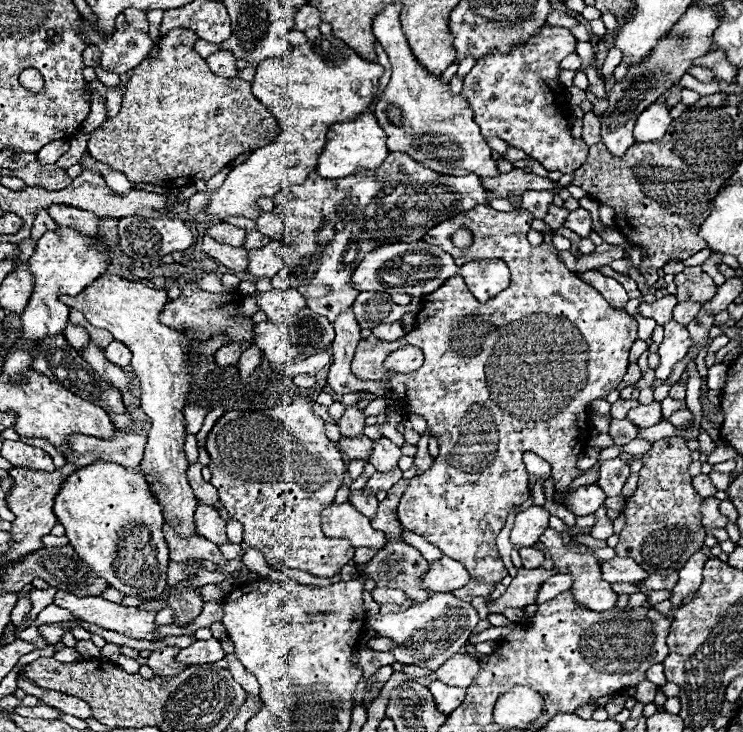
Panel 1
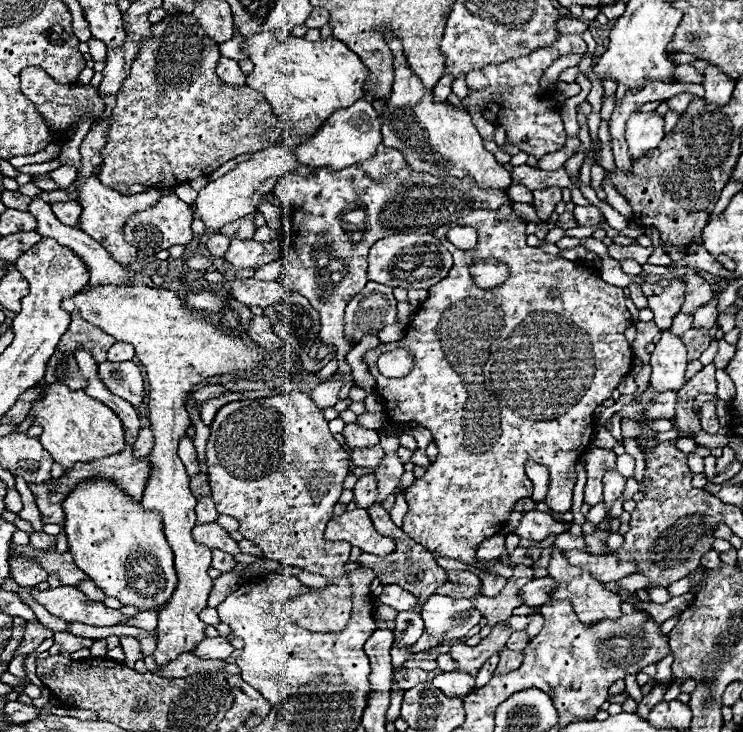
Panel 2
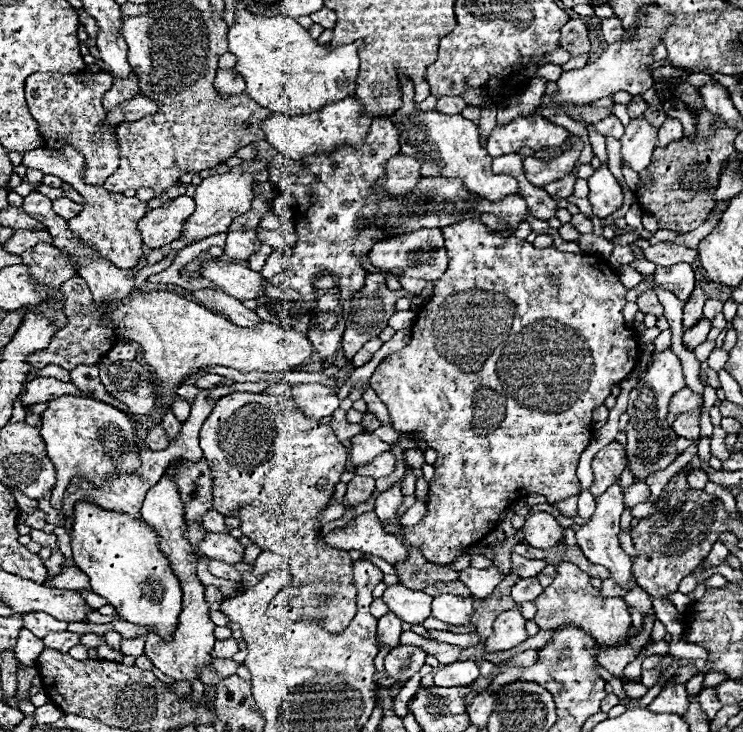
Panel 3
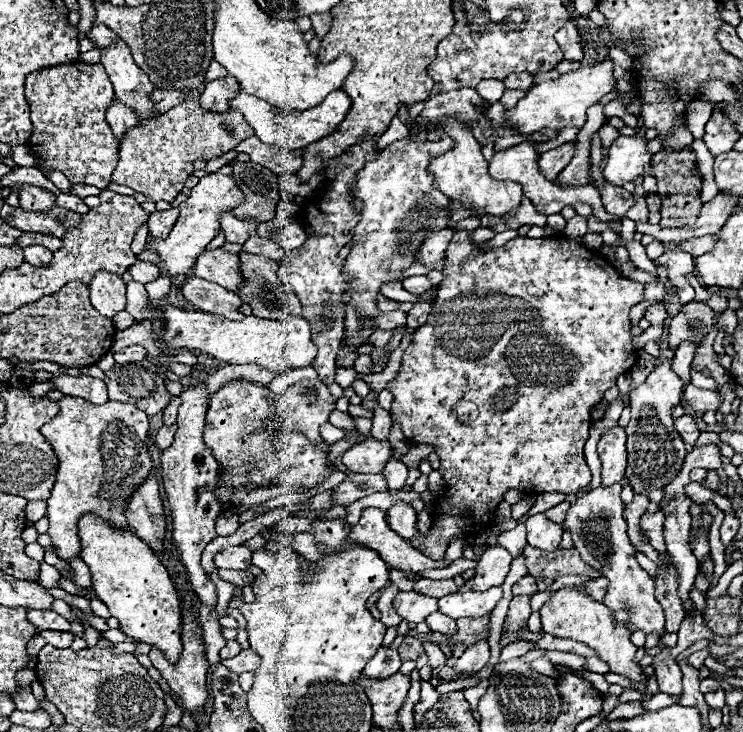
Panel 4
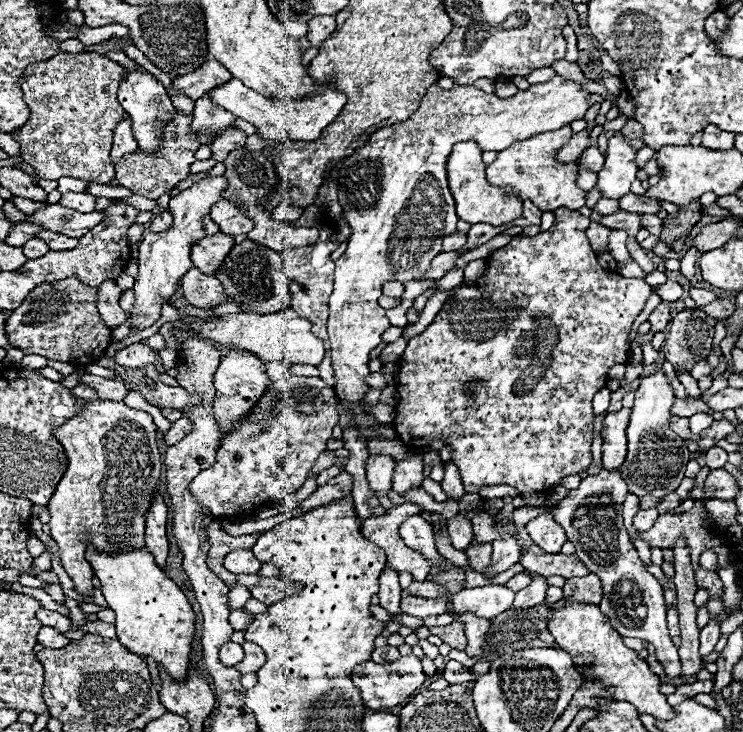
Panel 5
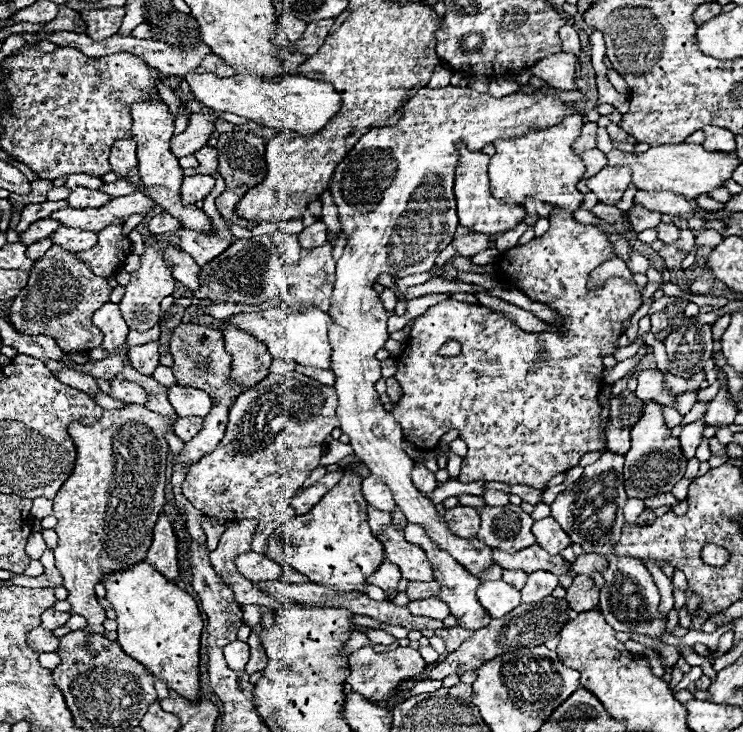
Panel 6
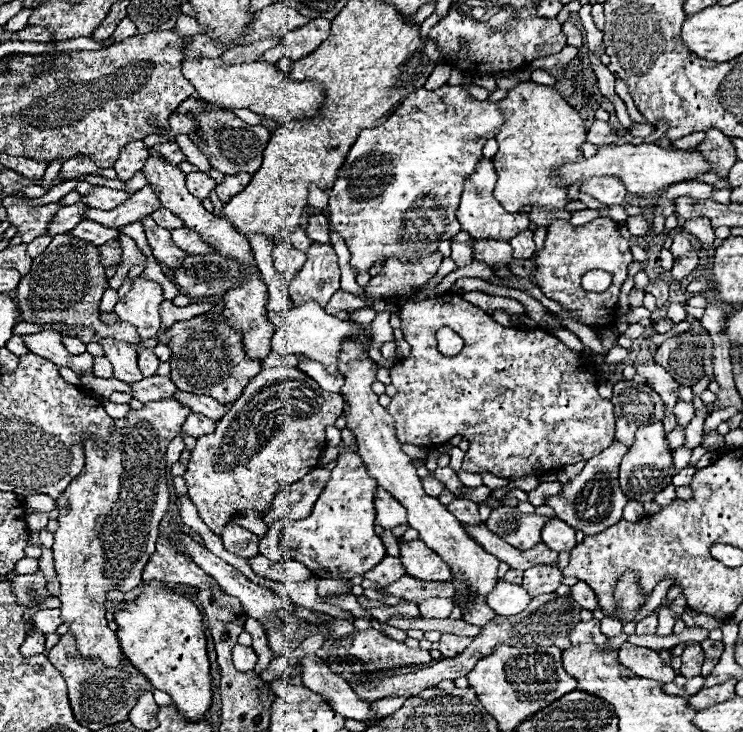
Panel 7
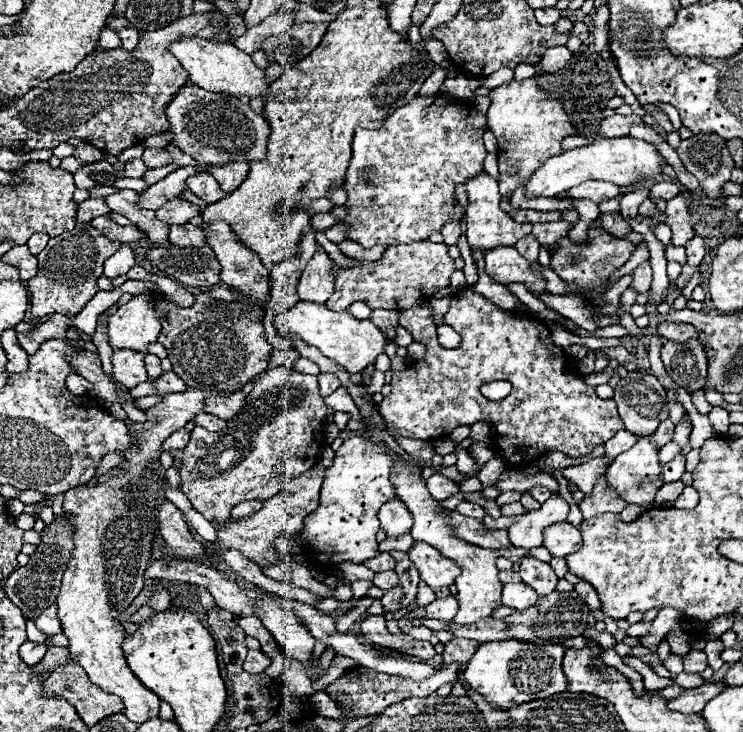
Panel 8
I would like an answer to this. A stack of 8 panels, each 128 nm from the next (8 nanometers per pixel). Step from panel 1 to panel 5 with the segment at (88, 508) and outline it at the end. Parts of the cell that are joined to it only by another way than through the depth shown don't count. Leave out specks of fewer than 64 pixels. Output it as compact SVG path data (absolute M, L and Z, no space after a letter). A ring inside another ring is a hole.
M88 546L86 560L92 564L92 570L102 584L100 590L106 602L116 612L118 640L124 648L138 656L154 658L174 680L184 680L194 638L194 612L184 592L166 576L166 572L154 562L154 556L144 548L106 554Z

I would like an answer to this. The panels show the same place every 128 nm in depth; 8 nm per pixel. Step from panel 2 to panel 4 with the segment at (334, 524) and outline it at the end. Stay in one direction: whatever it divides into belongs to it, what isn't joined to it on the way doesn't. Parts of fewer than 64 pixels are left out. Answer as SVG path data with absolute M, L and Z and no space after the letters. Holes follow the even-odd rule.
M366 508L362 512L362 518L356 526L350 528L348 542L352 544L362 544L374 552L380 554L380 558L390 566L398 570L410 570L410 572L420 572L420 570L430 570L430 568L446 568L452 562L442 560L436 562L420 552L416 552L406 540L396 536L386 524L386 514L378 508Z

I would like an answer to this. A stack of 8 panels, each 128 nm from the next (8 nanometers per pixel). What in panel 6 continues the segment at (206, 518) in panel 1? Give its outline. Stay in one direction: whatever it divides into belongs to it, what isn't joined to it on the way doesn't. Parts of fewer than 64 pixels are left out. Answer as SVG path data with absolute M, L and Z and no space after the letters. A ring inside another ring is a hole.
M256 552L238 554L236 568L242 576L246 576L252 582L276 580L276 578L280 578L280 572L282 572L274 560L268 560L264 554L256 554Z

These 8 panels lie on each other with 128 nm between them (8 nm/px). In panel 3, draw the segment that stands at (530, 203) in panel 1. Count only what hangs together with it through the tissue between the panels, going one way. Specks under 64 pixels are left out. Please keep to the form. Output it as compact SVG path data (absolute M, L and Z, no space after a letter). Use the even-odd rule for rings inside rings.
M566 176L564 180L558 180L558 182L550 182L544 186L544 190L554 198L554 200L562 200L562 198L568 198L572 196L572 190L574 190L574 182L576 182L576 176Z

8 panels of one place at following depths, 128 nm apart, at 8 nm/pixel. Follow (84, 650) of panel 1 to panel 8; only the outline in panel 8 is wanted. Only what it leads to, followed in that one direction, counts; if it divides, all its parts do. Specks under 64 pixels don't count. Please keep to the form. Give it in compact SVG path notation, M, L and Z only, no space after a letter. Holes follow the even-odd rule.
M24 642L20 646L20 658L32 666L44 658L44 652L46 652L46 644L42 642Z

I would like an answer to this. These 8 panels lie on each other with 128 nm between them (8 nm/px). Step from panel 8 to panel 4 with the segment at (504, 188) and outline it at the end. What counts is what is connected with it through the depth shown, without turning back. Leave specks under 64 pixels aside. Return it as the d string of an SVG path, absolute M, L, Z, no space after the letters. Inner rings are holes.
M524 142L524 144L518 144L518 146L512 146L512 148L506 148L506 150L500 150L494 154L494 158L490 160L490 174L496 178L496 180L516 180L524 186L524 196L530 198L530 202L534 204L536 212L544 214L544 216L550 216L550 214L558 214L564 206L572 206L576 202L584 202L584 204L590 204L594 208L594 212L598 212L602 208L600 204L600 194L596 188L584 188L584 186L578 186L578 188L560 188L554 180L546 180L540 172L538 172L538 160L536 160L538 152L536 152L536 144L532 142Z

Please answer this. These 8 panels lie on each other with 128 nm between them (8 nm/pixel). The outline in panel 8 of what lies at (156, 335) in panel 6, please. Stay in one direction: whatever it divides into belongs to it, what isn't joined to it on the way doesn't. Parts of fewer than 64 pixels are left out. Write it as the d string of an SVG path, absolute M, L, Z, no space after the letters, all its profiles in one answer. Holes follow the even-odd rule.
M76 224L70 232L62 232L50 238L48 248L44 248L38 258L38 274L26 282L26 292L30 298L30 312L36 318L48 314L66 314L76 318L88 300L100 290L98 278L102 276L104 262L118 250L118 242L100 236L90 224Z

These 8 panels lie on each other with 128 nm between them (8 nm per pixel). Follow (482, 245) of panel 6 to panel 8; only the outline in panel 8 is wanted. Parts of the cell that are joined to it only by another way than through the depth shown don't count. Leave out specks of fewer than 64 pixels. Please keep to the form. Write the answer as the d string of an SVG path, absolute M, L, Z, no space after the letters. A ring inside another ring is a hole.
M492 248L486 252L486 274L498 284L526 284L536 294L546 294L546 284L538 278L538 272L530 270L528 260L524 260L516 248Z

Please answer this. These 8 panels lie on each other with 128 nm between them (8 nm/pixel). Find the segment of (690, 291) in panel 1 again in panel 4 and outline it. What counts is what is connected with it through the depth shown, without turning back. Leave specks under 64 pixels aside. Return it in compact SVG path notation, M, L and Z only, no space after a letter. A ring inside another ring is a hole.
M688 302L678 312L678 316L670 322L670 334L668 334L668 348L676 350L682 340L696 340L700 342L712 328L714 310L702 302Z

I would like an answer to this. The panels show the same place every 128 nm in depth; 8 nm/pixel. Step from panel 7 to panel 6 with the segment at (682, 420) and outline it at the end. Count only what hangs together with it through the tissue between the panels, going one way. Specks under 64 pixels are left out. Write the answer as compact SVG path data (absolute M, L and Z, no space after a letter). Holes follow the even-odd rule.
M682 392L680 396L678 396L678 412L680 414L686 414L686 412L690 412L690 408L696 404L696 400L698 400L698 392Z

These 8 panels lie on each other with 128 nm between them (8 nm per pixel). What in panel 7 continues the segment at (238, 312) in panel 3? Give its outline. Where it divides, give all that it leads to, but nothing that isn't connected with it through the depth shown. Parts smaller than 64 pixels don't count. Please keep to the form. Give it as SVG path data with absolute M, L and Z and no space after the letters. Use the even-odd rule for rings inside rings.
M148 216L142 220L144 224L144 230L146 230L146 238L148 238L148 244L154 252L154 258L158 264L164 264L166 268L170 270L176 270L176 268L182 268L184 266L184 258L186 258L186 252L180 250L174 242L172 242L172 236L168 230L164 228L158 228L156 222Z

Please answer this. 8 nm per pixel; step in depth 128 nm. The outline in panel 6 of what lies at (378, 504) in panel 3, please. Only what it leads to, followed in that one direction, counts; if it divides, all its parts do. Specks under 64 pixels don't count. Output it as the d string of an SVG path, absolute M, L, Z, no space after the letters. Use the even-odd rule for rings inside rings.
M406 524L404 536L406 536L408 542L420 546L420 548L426 552L426 558L428 558L432 570L434 570L434 580L442 586L438 598L450 606L452 616L456 616L458 624L460 624L462 628L468 628L468 630L480 630L480 628L488 626L492 618L484 612L484 608L480 608L480 604L476 604L476 594L474 594L476 588L478 588L478 584L480 584L480 580L474 578L474 576L472 576L466 568L462 568L456 560L452 560L452 556L448 556L448 552L436 548L436 544L428 538L426 530L424 530L420 524Z

